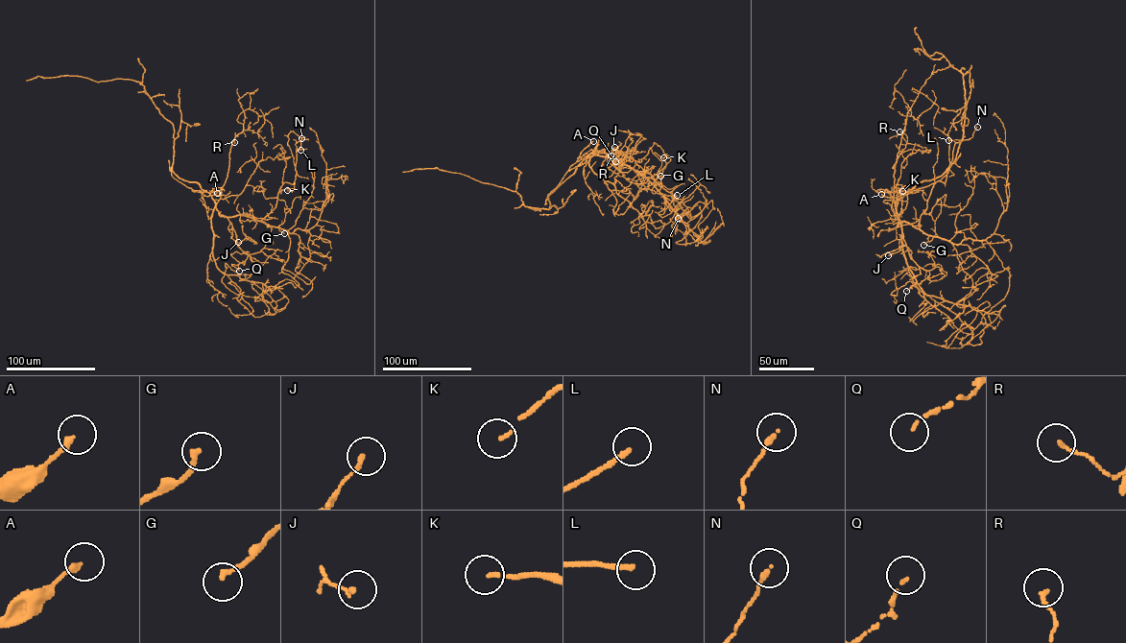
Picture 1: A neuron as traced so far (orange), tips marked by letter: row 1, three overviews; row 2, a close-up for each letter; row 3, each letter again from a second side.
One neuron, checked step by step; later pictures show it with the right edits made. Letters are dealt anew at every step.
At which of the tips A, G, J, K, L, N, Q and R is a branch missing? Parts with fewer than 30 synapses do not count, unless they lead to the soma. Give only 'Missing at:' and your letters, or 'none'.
Missing at: none

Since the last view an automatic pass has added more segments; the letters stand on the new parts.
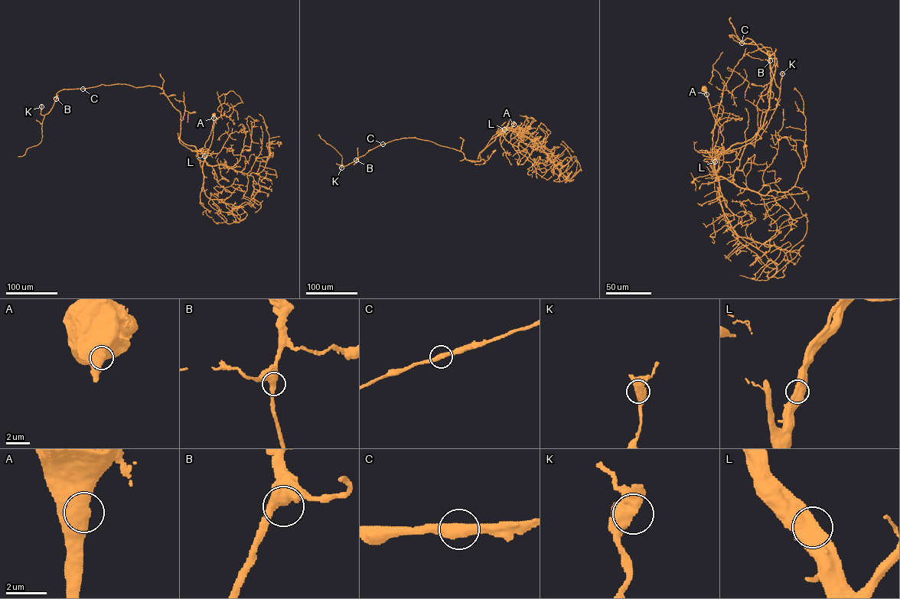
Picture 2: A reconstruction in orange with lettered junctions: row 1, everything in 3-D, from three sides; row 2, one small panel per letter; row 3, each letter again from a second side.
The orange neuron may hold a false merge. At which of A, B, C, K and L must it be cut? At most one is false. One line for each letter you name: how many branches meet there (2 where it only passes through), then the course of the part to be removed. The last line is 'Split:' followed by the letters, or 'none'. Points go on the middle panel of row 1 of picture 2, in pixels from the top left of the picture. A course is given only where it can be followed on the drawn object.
Split: none

